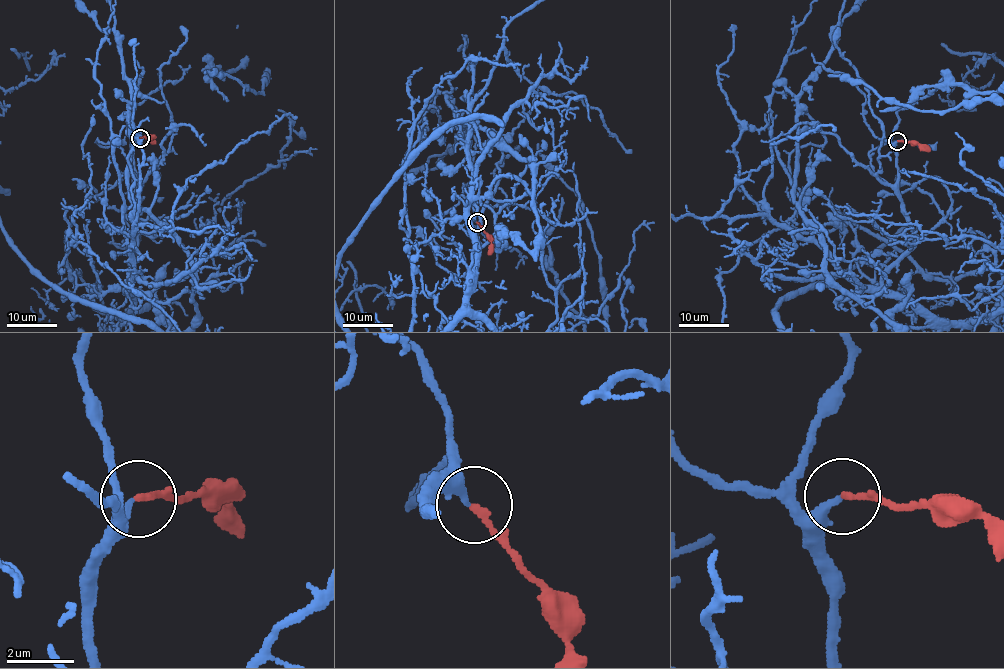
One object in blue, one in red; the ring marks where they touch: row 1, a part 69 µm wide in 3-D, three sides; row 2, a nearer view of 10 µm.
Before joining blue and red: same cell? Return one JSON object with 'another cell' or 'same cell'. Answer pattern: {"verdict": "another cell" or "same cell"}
{"verdict": "same cell"}

